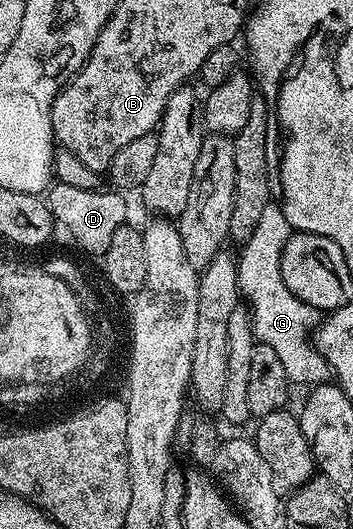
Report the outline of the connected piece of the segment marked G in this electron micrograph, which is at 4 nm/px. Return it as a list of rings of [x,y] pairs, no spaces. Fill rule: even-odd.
[[[271,203],[264,207],[260,223],[256,223],[256,231],[252,231],[252,239],[248,239],[241,246],[242,253],[237,254],[238,281],[246,281],[246,273],[250,273],[250,285],[246,285],[246,289],[254,289],[254,293],[250,293],[248,297],[258,297],[258,327],[254,330],[255,338],[276,352],[292,385],[306,384],[306,387],[313,387],[323,384],[328,377],[323,366],[312,367],[308,360],[311,353],[310,336],[321,324],[322,313],[310,304],[296,299],[296,295],[292,295],[283,281],[278,257],[284,251],[284,243],[290,238],[291,232],[286,210],[281,204]]]

